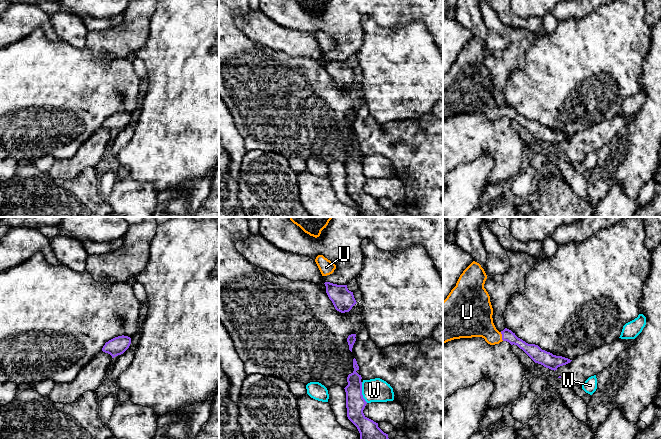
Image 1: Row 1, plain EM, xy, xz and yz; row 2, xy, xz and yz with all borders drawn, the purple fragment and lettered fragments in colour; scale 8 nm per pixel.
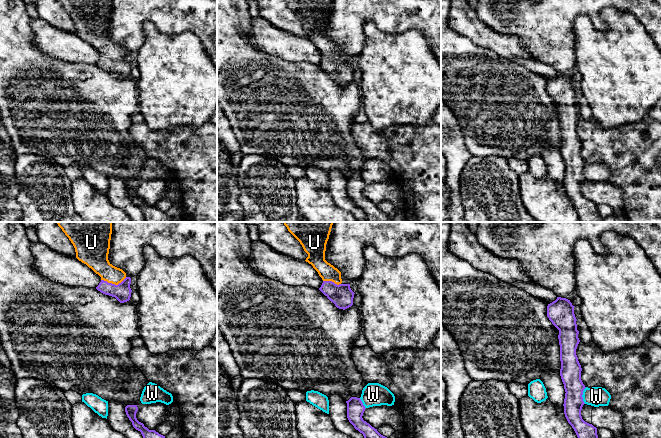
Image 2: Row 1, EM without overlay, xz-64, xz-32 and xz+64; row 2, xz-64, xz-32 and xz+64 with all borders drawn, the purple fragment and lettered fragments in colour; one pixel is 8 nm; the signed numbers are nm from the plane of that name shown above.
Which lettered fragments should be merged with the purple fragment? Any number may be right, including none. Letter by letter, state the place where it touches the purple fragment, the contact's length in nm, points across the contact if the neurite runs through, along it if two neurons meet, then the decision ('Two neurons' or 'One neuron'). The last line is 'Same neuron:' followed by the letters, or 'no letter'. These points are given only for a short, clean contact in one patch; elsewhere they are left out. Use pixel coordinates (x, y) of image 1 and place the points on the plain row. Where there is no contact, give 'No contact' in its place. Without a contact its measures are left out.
U: Touches purple at yz (502, 112). Shared border 80 nm. Path across: yz (507, 111), (502, 112), (493, 112), (476, 96). One neuron
W: Touches purple at xz (361, 168). Shared border 180 nm. Two neurons
Same neuron: U

